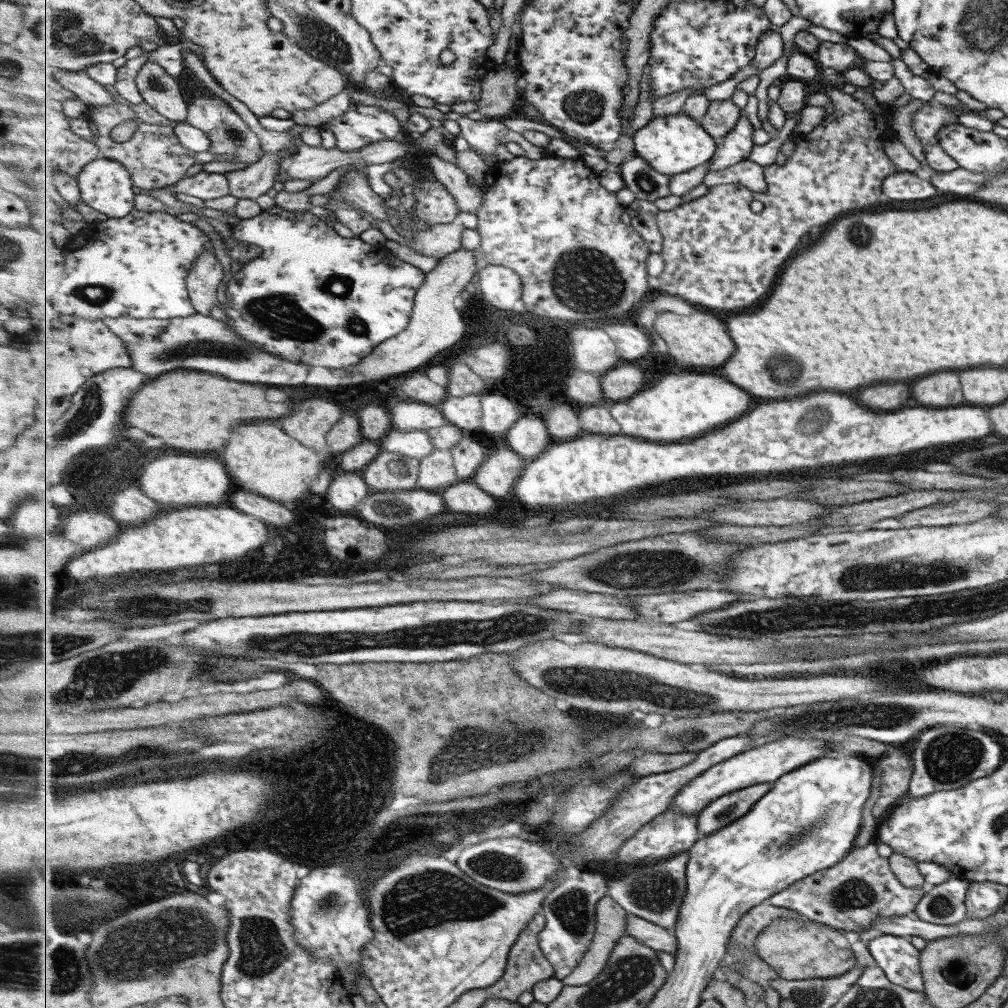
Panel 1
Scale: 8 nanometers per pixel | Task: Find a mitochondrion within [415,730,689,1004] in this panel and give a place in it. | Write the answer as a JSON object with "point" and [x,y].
{"point":[658,891]}

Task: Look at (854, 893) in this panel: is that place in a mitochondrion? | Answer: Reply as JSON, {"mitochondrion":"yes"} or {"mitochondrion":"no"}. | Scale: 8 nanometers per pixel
{"mitochondrion":"yes"}

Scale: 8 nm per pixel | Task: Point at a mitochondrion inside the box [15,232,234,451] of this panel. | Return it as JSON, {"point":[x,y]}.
{"point":[93,294]}

